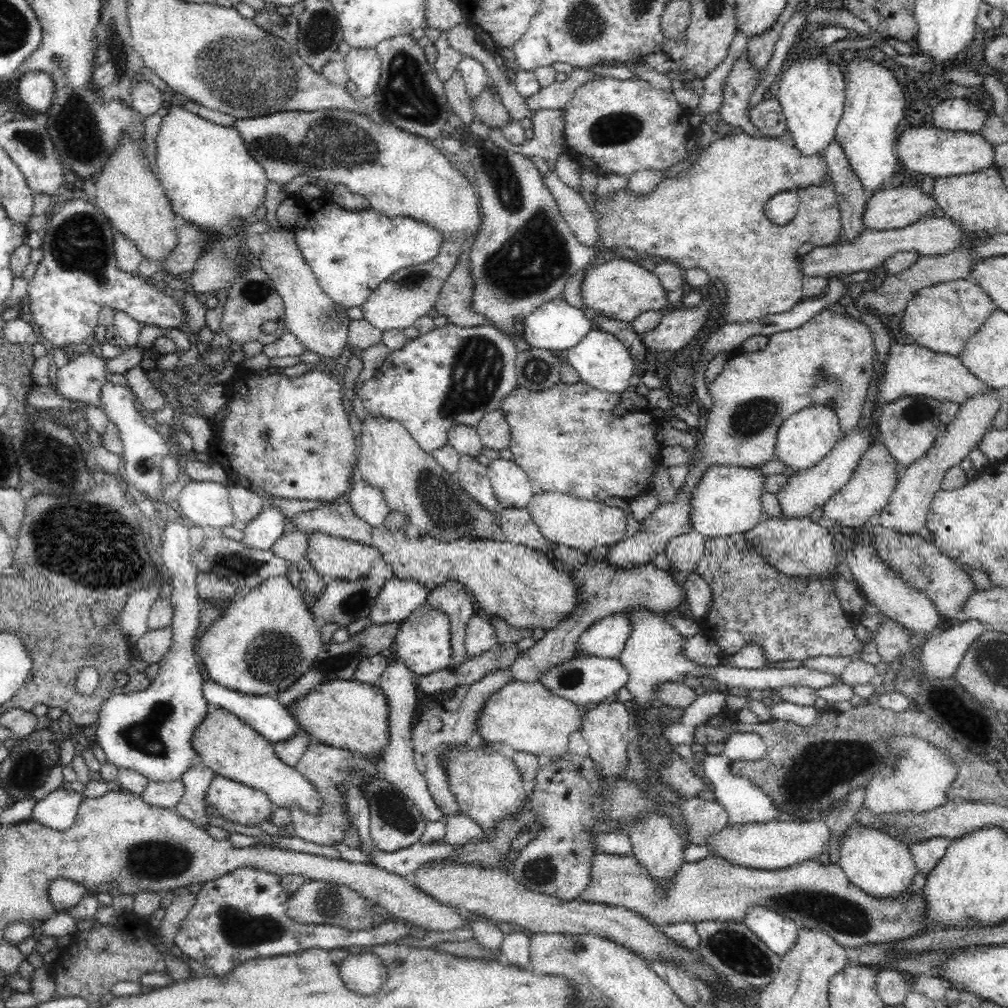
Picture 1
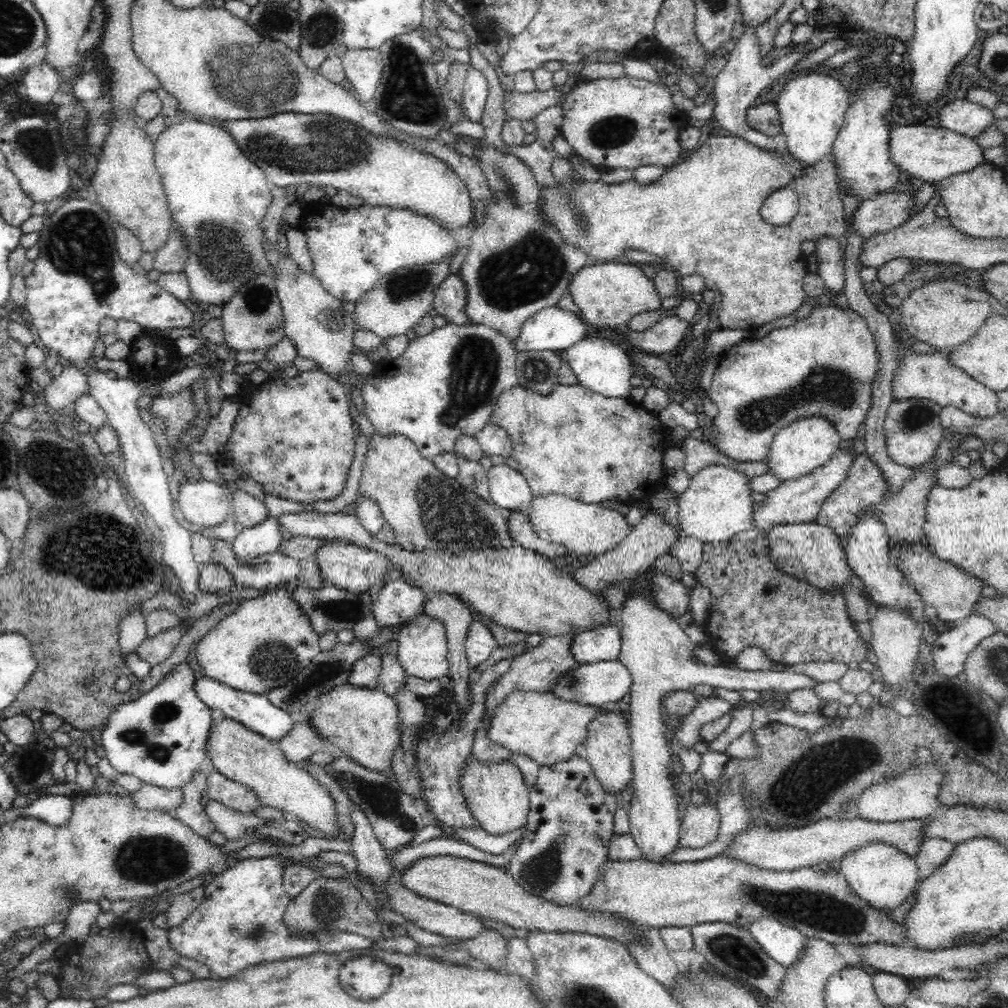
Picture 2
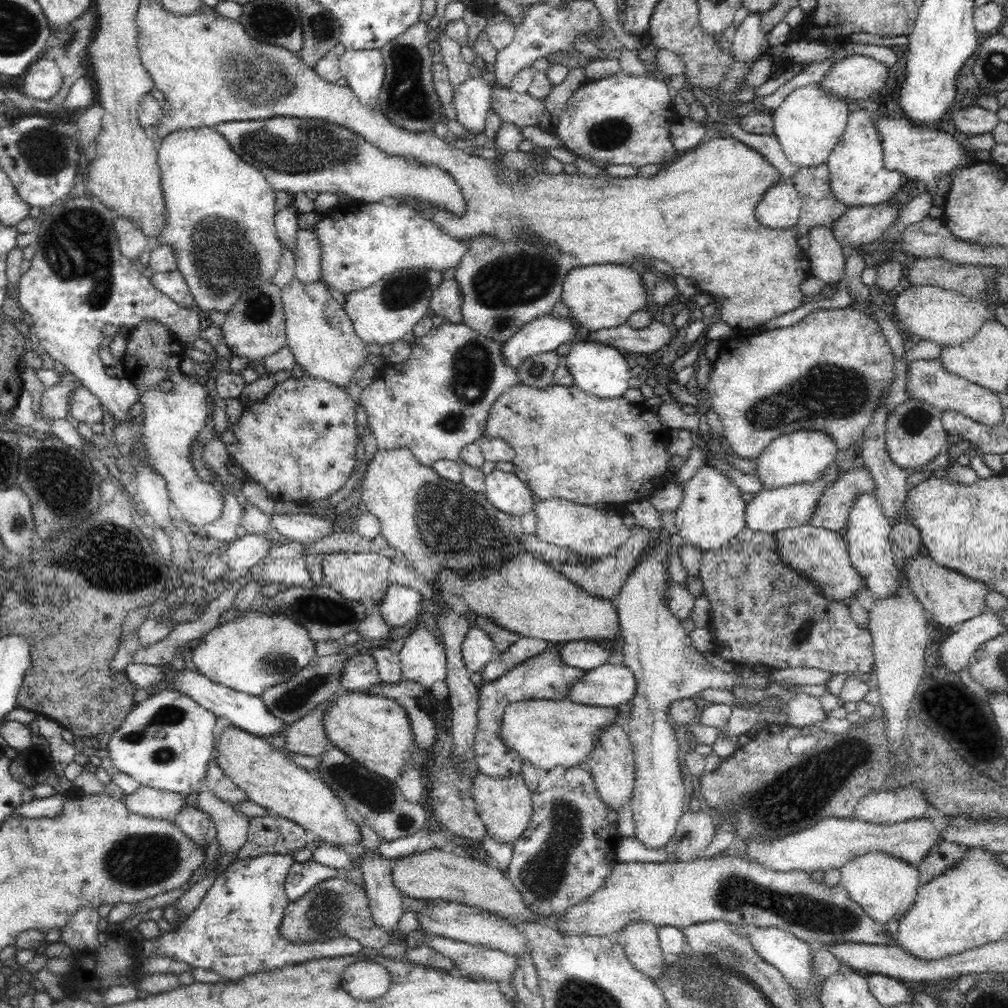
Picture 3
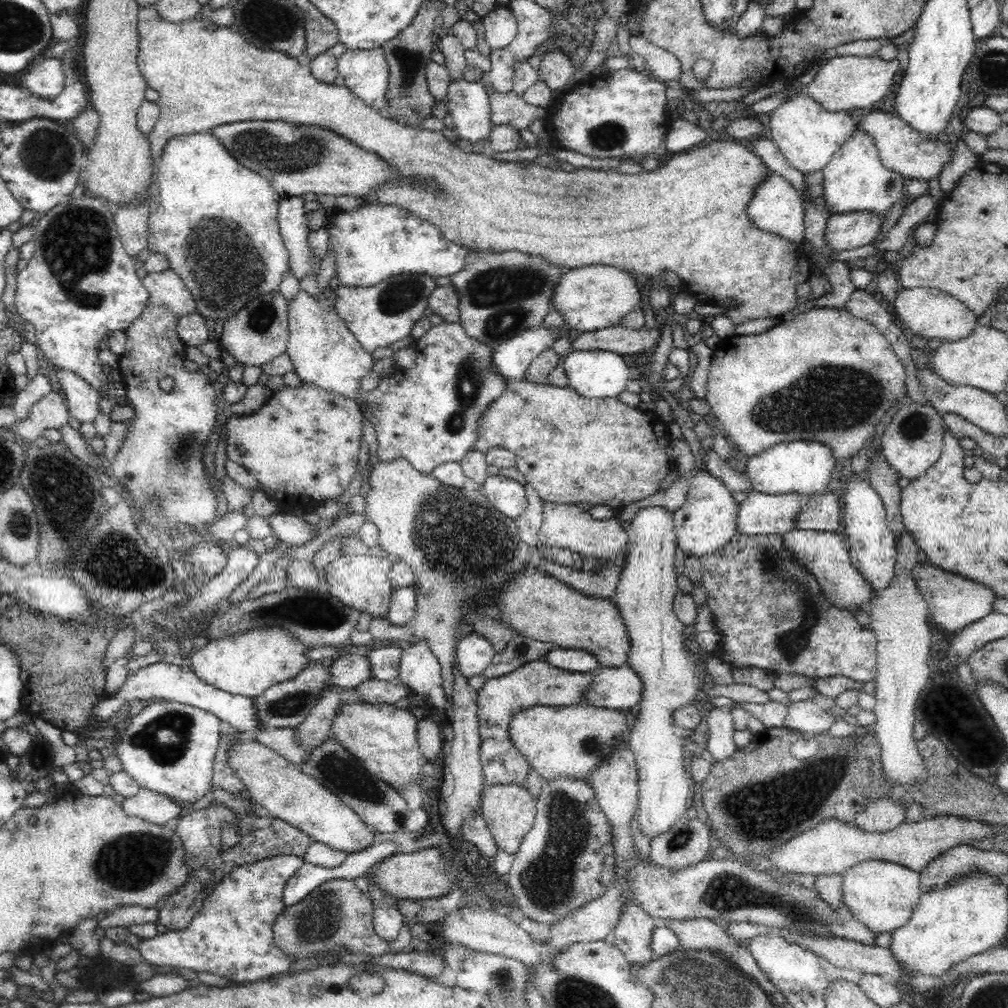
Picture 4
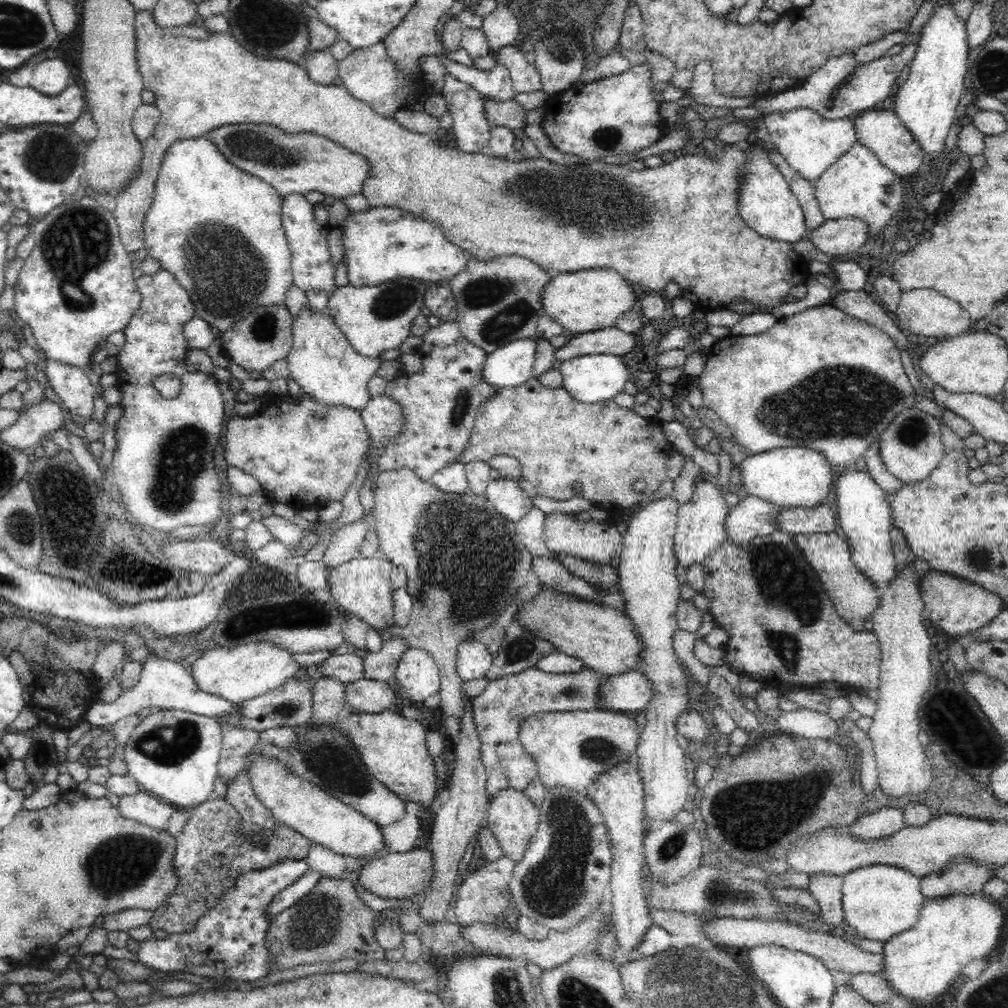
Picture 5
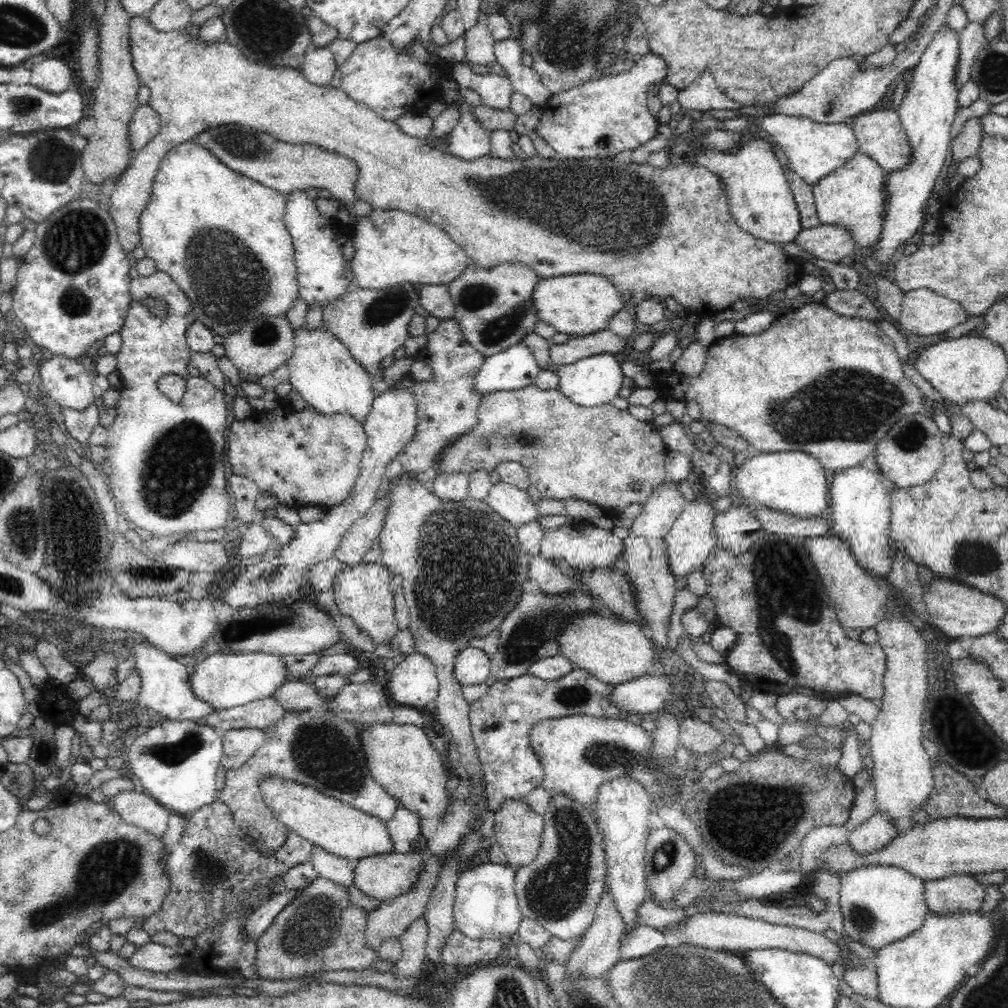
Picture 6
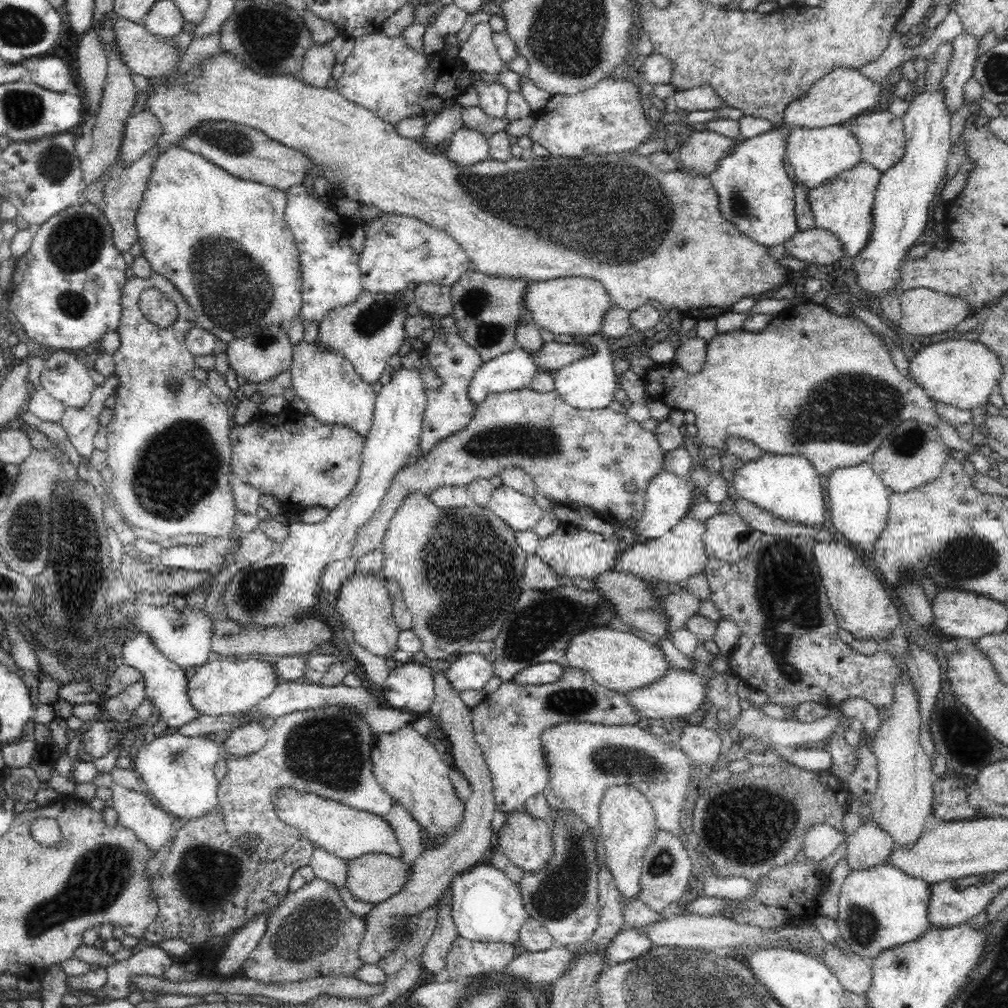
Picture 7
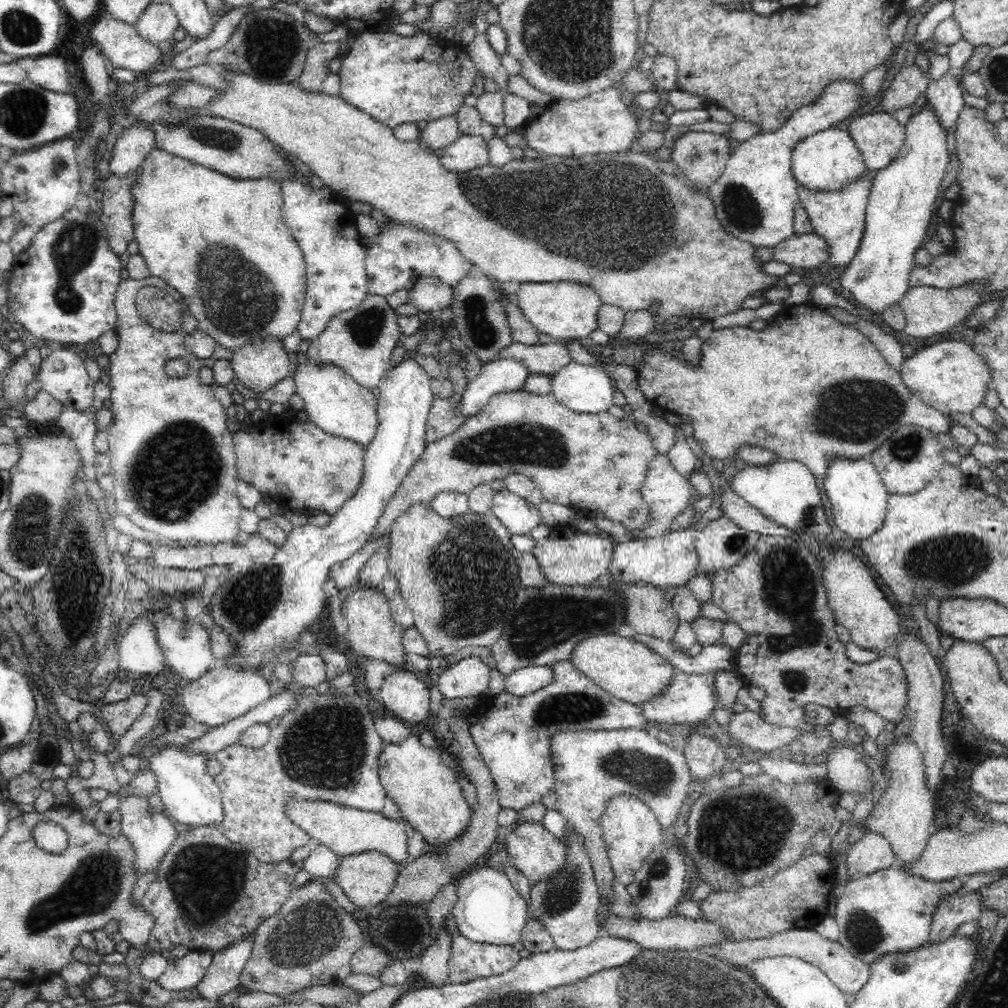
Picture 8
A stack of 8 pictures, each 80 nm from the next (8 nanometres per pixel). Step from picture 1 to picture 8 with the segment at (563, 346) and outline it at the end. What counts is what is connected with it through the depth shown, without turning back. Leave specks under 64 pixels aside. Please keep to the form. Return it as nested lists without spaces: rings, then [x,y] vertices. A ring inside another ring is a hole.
[[[500,359],[486,363],[480,374],[464,389],[456,406],[462,422],[480,412],[492,395],[522,389],[528,371],[514,359]]]

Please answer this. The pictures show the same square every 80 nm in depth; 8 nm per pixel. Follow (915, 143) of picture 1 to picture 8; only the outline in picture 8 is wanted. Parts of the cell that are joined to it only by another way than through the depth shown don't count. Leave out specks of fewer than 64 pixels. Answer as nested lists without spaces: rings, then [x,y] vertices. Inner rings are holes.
[[[867,110],[856,114],[844,124],[844,127],[848,130],[848,134],[852,137],[854,143],[856,143],[870,172],[882,171],[882,168],[892,163],[905,142],[906,129],[898,123],[896,116],[884,113],[873,113]]]

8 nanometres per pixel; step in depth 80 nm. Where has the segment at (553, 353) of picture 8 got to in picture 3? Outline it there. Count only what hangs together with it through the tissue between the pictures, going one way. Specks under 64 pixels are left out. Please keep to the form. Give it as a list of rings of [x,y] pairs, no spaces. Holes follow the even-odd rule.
[[[653,320],[646,328],[635,329],[624,323],[614,328],[588,331],[582,343],[606,345],[620,352],[650,354],[664,348],[674,335],[676,330],[673,326]]]

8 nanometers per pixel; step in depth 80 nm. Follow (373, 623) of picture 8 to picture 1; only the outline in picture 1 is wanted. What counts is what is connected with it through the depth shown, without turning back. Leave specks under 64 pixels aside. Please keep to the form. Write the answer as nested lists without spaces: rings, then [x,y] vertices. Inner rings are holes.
[[[326,534],[310,536],[306,559],[321,578],[355,584],[366,580],[374,565],[384,561],[376,548]]]

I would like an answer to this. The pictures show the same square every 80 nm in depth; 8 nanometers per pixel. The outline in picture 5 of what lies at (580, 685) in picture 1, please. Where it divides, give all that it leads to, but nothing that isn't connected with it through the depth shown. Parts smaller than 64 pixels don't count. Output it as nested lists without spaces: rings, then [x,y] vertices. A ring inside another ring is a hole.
[[[640,670],[602,679],[599,700],[608,710],[617,713],[637,713],[646,710],[653,699],[653,684]]]

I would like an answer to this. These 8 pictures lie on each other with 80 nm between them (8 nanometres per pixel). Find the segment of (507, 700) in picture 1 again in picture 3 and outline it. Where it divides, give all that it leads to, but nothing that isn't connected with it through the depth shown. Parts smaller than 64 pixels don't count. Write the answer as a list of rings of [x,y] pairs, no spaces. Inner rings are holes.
[[[569,699],[520,701],[506,707],[501,739],[544,774],[556,767],[580,767],[593,753],[598,735],[618,719],[617,707],[588,706]]]

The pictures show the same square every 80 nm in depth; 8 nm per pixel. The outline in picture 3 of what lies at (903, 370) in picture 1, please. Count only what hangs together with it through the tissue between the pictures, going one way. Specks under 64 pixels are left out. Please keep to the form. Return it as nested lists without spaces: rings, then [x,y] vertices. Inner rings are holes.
[[[920,359],[911,361],[907,366],[907,386],[911,398],[923,400],[932,406],[945,410],[955,410],[964,416],[986,426],[1001,425],[1005,408],[1000,404],[998,395],[991,390],[966,381],[960,377],[949,375],[944,371],[942,363],[937,359]]]

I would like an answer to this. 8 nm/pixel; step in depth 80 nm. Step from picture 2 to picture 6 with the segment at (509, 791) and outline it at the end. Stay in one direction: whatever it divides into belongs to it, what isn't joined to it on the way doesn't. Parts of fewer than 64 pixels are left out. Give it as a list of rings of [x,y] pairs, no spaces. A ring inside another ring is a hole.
[[[512,799],[504,801],[494,813],[496,821],[493,827],[494,838],[505,852],[510,866],[519,868],[532,864],[541,847],[542,833],[544,832],[543,816],[532,811],[525,801]]]

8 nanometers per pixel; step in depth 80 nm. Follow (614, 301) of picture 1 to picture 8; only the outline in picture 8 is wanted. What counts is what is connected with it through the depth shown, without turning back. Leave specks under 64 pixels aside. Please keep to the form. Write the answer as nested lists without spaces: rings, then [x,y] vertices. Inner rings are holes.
[[[574,281],[519,283],[511,287],[516,295],[517,306],[526,320],[539,333],[549,334],[555,341],[574,339],[588,342],[589,334],[597,329],[596,315],[601,308],[598,293],[586,285]]]

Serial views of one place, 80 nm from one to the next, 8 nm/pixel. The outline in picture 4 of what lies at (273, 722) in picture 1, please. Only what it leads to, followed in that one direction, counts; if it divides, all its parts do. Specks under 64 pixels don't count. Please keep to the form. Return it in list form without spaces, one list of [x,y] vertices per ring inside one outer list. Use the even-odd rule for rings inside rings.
[[[156,662],[150,664],[133,675],[130,675],[122,688],[112,698],[101,700],[94,706],[94,717],[96,722],[110,720],[116,716],[124,707],[130,708],[133,702],[152,702],[152,701],[174,701],[176,703],[192,706],[204,712],[216,715],[222,722],[228,722],[236,730],[248,732],[248,730],[261,730],[258,725],[258,717],[252,705],[252,699],[246,696],[234,696],[218,690],[196,677],[196,673],[190,668],[176,666],[176,664],[166,664]]]

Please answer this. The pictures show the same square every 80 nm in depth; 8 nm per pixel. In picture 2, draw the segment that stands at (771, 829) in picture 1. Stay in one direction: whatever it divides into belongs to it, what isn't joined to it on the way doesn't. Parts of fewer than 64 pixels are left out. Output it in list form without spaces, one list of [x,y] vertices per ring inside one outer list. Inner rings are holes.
[[[822,819],[815,822],[812,826],[806,828],[782,828],[782,830],[770,830],[766,826],[760,828],[748,828],[746,832],[740,831],[740,834],[735,836],[731,845],[727,848],[726,853],[728,856],[745,862],[746,864],[753,864],[758,868],[774,872],[784,872],[791,870],[798,870],[799,868],[814,867],[821,868],[825,864],[831,862],[840,863],[841,860],[852,851],[864,848],[870,843],[880,843],[890,845],[912,857],[917,857],[920,845],[927,839],[925,836],[925,828],[927,821],[924,819],[910,819],[905,821],[898,821],[893,823],[877,823],[871,820],[856,819]]]

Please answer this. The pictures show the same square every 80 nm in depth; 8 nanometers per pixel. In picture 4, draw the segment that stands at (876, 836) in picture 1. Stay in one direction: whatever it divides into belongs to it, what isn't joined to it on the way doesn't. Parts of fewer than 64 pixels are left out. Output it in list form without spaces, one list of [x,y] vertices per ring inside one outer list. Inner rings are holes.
[[[879,860],[861,862],[846,870],[843,874],[842,892],[842,902],[848,907],[850,915],[858,923],[862,923],[868,931],[872,931],[874,936],[882,935],[885,932],[892,934],[897,928],[905,925],[912,918],[913,910],[918,906],[922,893],[918,873],[899,864]]]

